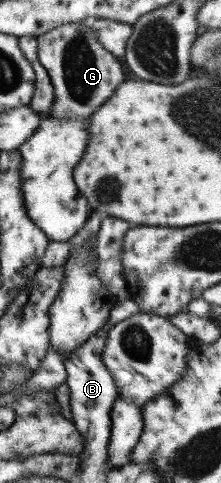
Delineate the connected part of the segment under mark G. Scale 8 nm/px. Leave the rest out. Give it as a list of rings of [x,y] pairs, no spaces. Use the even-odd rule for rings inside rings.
[[[87,21],[61,24],[35,39],[37,59],[46,70],[53,88],[53,101],[47,116],[84,118],[92,114],[94,108],[100,106],[124,80],[124,72],[117,57],[101,47]]]

